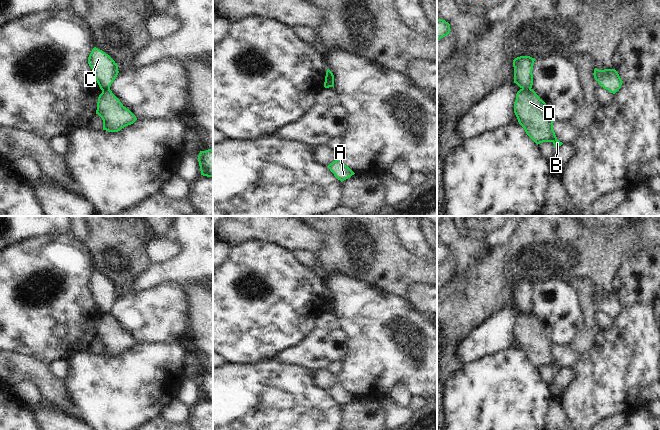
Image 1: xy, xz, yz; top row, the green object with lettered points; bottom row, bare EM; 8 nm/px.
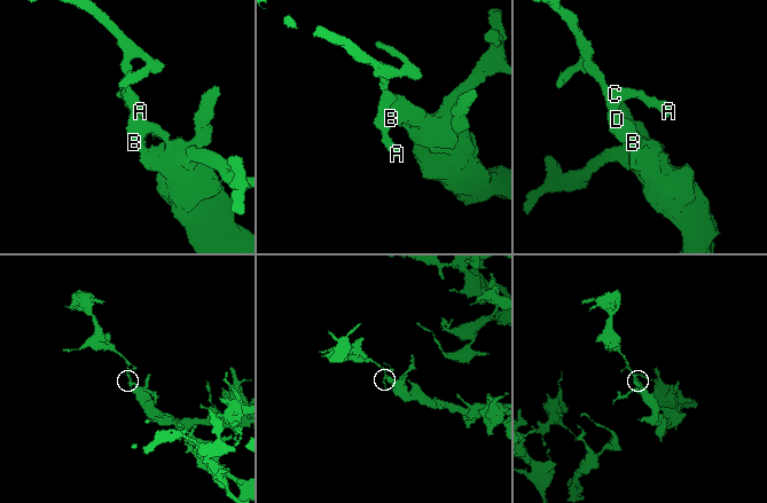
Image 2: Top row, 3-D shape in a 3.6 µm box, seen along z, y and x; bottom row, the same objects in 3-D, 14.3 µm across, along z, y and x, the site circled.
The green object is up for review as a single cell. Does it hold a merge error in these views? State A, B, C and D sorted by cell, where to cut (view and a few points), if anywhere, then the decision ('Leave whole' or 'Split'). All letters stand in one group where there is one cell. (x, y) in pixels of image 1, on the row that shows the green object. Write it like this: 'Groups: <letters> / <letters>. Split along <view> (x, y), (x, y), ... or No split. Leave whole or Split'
Groups: A C / B D. Split along yz (522, 88), (530, 89). Split

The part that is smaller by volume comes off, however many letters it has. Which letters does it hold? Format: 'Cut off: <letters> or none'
Cut off: A, C

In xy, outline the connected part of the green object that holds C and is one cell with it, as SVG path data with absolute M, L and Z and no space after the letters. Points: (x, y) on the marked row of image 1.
M94 47L88 57L88 64L100 89L109 90L119 73L117 63L108 54Z

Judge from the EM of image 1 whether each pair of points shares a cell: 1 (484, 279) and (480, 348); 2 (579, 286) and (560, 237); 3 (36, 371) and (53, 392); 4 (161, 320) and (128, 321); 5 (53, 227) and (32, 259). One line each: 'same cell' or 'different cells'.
1: different cells
2: different cells
3: same cell
4: same cell
5: different cells

